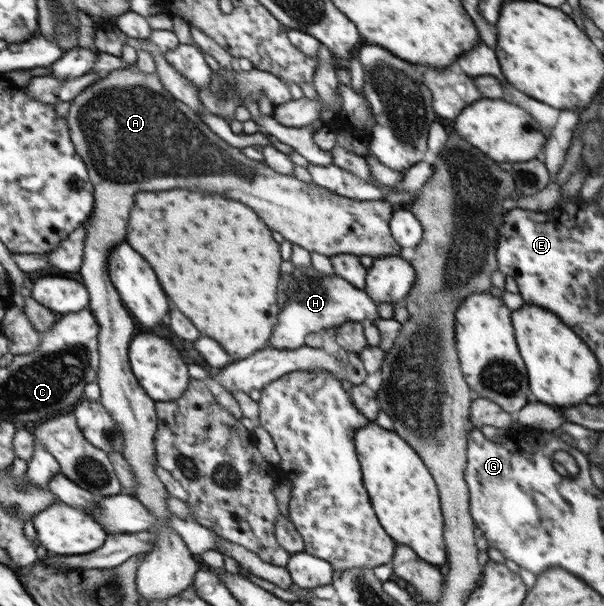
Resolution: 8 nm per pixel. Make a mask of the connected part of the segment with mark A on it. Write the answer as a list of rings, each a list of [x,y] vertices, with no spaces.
[[[125,64],[120,69],[106,72],[94,85],[88,85],[80,95],[72,99],[66,119],[68,129],[71,130],[71,141],[82,157],[88,169],[88,177],[94,186],[94,208],[91,217],[84,223],[88,224],[89,228],[83,247],[82,266],[77,276],[84,281],[88,293],[91,293],[90,310],[95,314],[96,321],[100,322],[99,401],[107,407],[112,419],[119,425],[120,433],[123,433],[124,449],[121,454],[131,467],[137,483],[135,498],[140,500],[154,517],[167,521],[172,516],[167,506],[169,493],[154,472],[155,436],[158,434],[159,418],[155,411],[155,401],[139,384],[131,363],[128,363],[128,345],[131,345],[136,325],[130,313],[124,309],[119,290],[115,288],[110,275],[110,253],[120,241],[126,239],[126,217],[130,215],[130,209],[134,205],[134,193],[166,191],[174,187],[186,187],[190,191],[224,193],[226,197],[244,201],[244,205],[252,205],[252,209],[256,209],[256,213],[264,217],[264,223],[270,229],[282,233],[286,241],[329,258],[338,254],[370,255],[373,258],[400,256],[401,245],[394,239],[389,228],[392,214],[395,212],[391,204],[385,200],[350,200],[316,185],[313,181],[305,182],[290,175],[277,173],[265,165],[264,161],[248,159],[240,149],[228,145],[224,139],[212,133],[195,110],[182,103],[166,88],[157,72],[146,74],[140,72],[136,66],[130,67]]]

